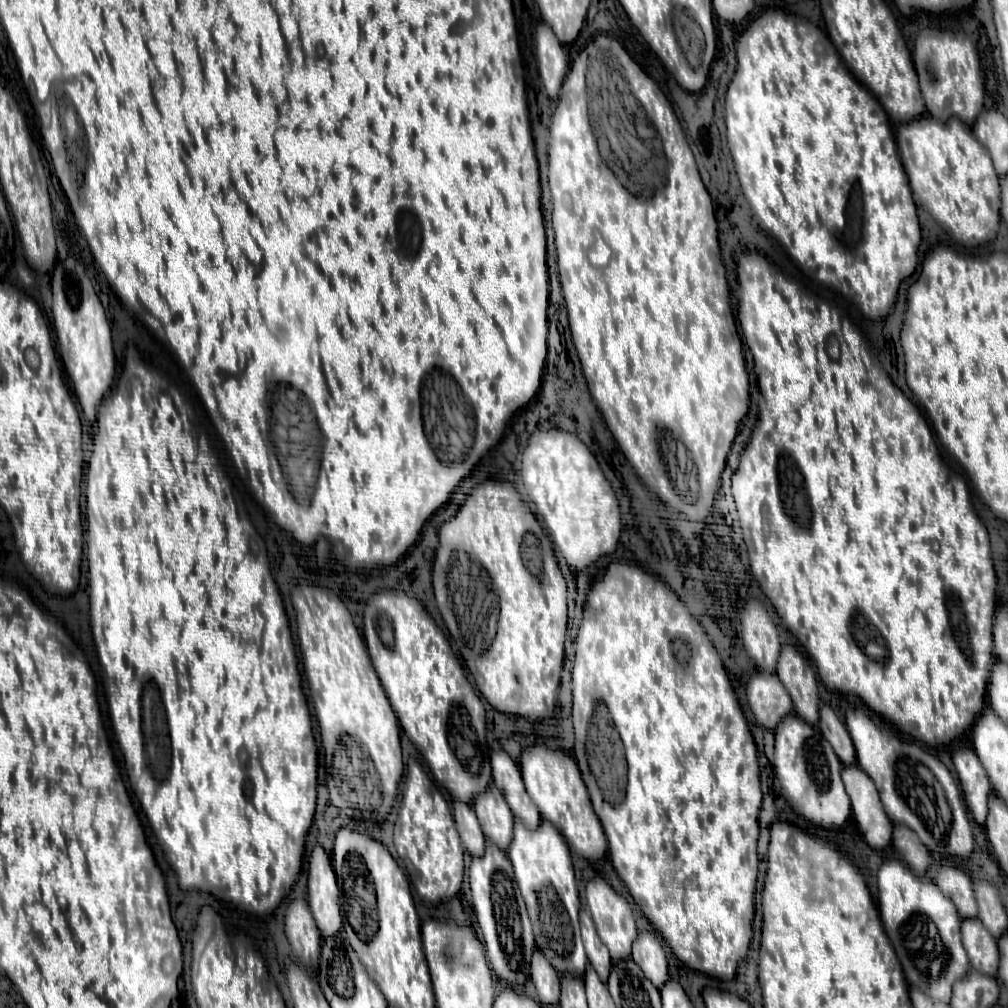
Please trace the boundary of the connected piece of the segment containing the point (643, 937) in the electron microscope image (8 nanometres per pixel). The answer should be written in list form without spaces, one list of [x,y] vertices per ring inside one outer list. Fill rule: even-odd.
[[[642,931],[632,945],[632,957],[646,977],[650,977],[650,981],[660,989],[668,977],[668,959],[662,939],[654,931]]]

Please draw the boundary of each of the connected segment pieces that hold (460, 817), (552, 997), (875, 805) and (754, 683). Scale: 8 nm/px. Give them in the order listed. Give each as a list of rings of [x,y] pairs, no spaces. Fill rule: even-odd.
[[[454,801],[454,819],[456,819],[456,827],[458,827],[464,849],[468,849],[472,857],[480,857],[484,853],[486,839],[474,809],[468,803]]]
[[[536,949],[532,955],[532,981],[536,985],[536,993],[542,1005],[552,1005],[558,1003],[560,997],[560,975],[552,967],[552,963],[546,959],[546,955]]]
[[[852,763],[842,767],[842,781],[846,785],[852,813],[864,839],[870,847],[884,849],[890,843],[892,821],[884,813],[882,801],[870,775],[858,763]]]
[[[756,671],[746,685],[746,695],[756,721],[768,729],[776,729],[778,721],[792,711],[792,699],[776,673]]]

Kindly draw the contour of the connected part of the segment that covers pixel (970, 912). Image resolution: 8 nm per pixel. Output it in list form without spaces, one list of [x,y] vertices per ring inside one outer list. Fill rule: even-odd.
[[[942,865],[934,881],[942,889],[942,893],[946,893],[954,901],[960,917],[976,917],[972,879],[964,871],[954,865]]]

